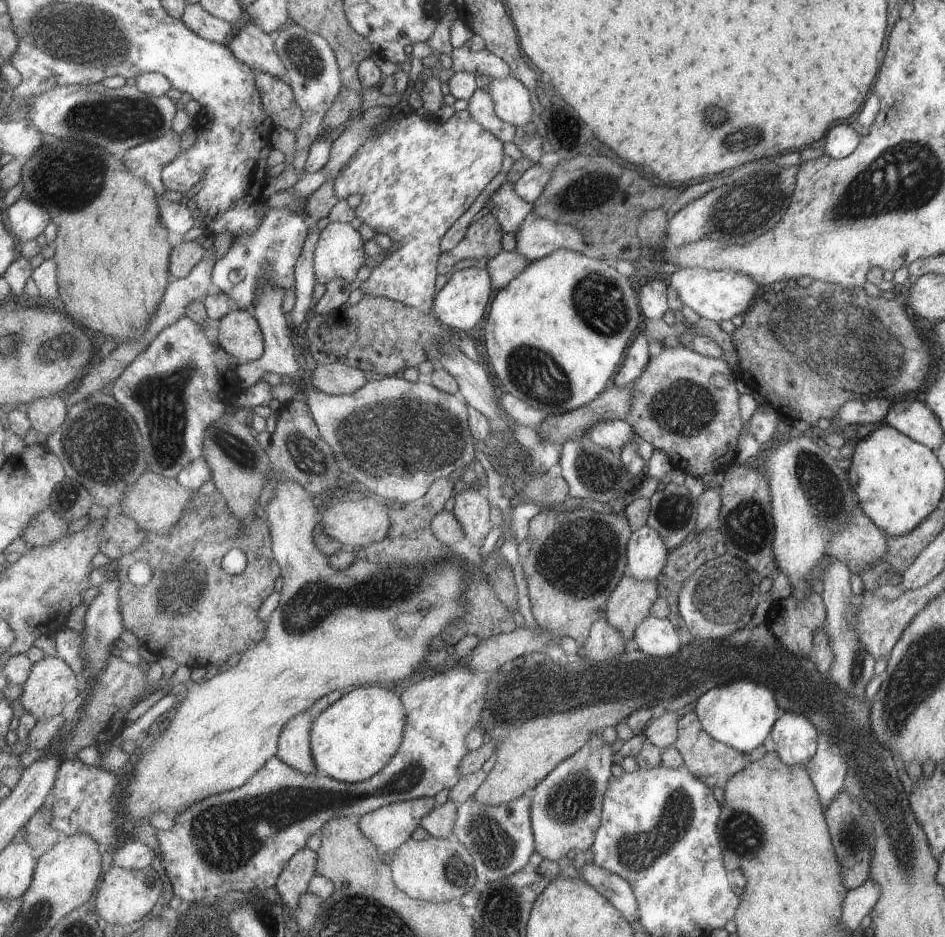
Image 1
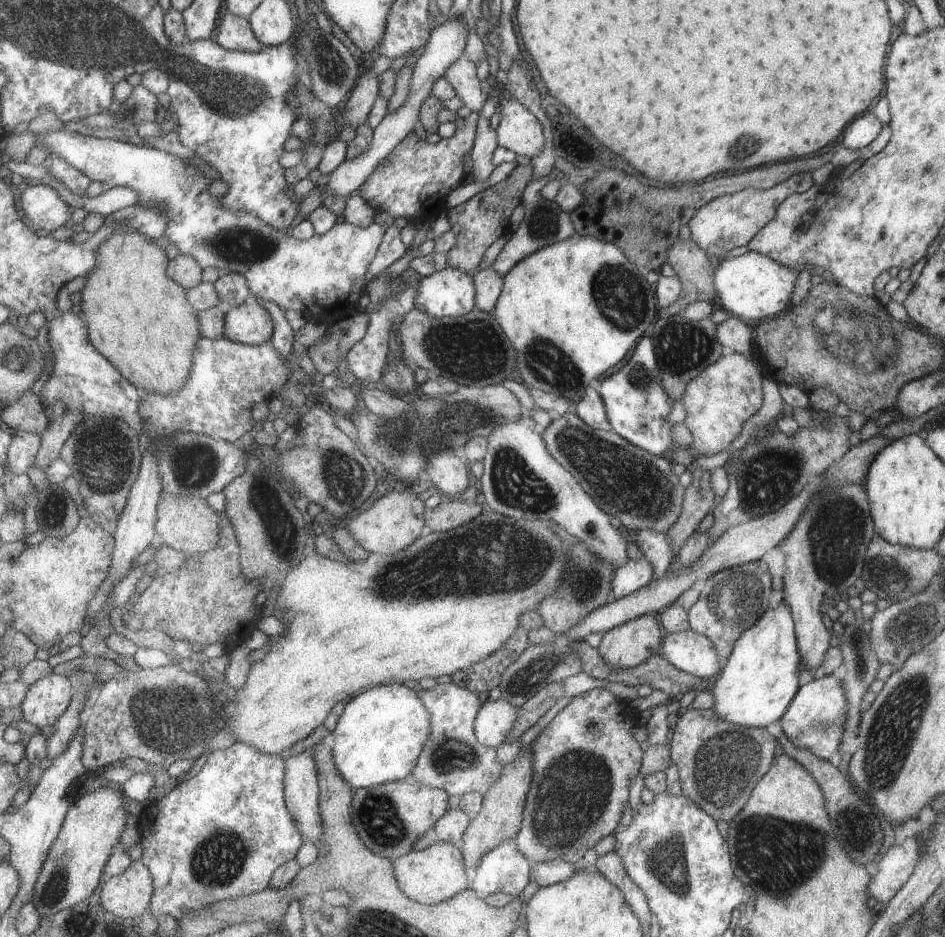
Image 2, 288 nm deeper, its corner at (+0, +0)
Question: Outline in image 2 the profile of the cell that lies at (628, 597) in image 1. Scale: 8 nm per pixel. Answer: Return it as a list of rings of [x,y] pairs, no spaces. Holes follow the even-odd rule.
[[[641,616],[639,620],[627,622],[601,640],[603,658],[615,668],[637,668],[651,656],[661,654],[661,646],[669,632],[663,628],[657,616]]]

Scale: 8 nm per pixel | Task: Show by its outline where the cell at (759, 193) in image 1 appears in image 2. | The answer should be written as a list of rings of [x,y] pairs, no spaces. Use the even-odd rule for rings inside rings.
[[[803,172],[803,174],[793,174],[791,178],[779,182],[777,186],[773,186],[769,190],[747,188],[747,190],[741,190],[731,196],[719,196],[711,204],[703,206],[699,210],[699,214],[695,214],[695,218],[689,222],[691,240],[697,242],[713,260],[719,260],[719,258],[723,258],[723,254],[727,250],[747,246],[759,234],[759,230],[763,230],[763,226],[767,226],[767,222],[771,222],[775,218],[775,212],[785,198],[789,198],[791,194],[803,194],[811,186],[813,186],[811,174]]]

